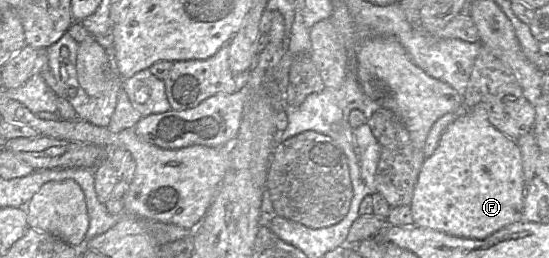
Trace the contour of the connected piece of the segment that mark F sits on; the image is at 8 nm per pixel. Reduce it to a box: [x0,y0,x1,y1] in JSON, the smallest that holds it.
[410,109,525,240]

